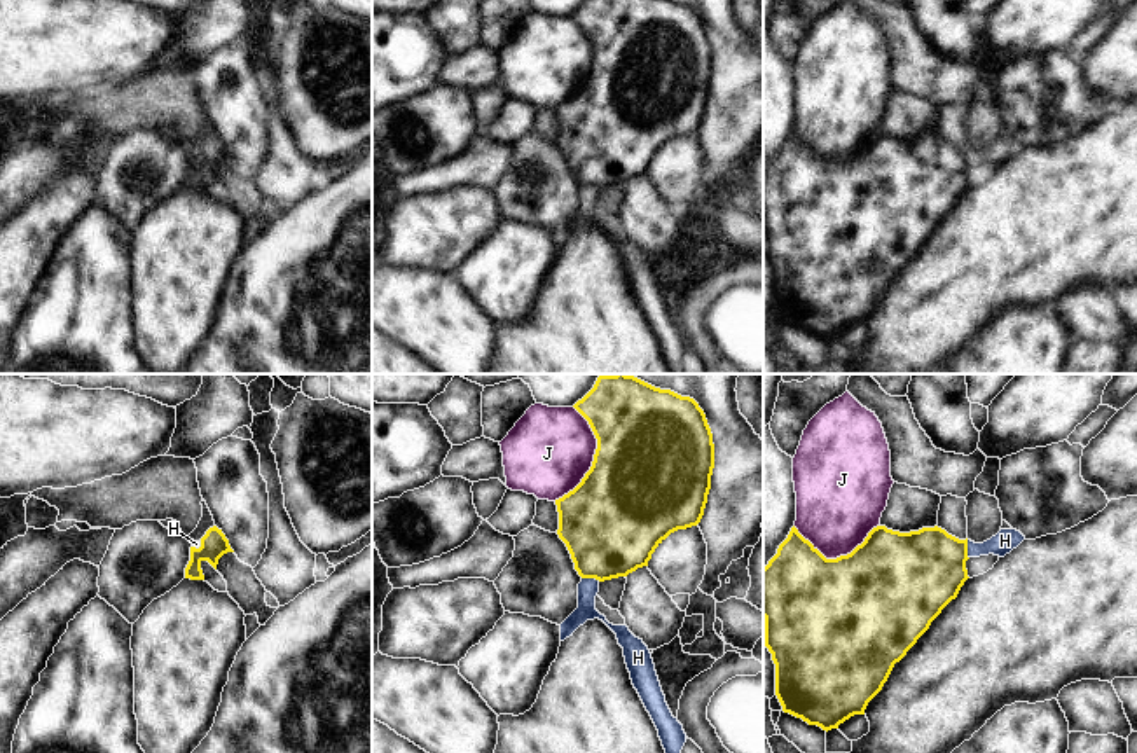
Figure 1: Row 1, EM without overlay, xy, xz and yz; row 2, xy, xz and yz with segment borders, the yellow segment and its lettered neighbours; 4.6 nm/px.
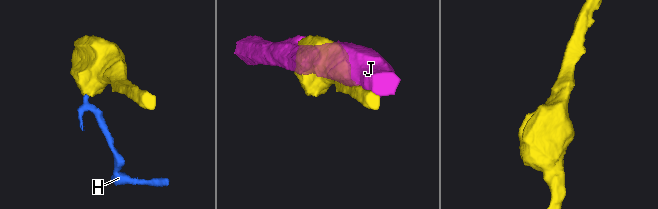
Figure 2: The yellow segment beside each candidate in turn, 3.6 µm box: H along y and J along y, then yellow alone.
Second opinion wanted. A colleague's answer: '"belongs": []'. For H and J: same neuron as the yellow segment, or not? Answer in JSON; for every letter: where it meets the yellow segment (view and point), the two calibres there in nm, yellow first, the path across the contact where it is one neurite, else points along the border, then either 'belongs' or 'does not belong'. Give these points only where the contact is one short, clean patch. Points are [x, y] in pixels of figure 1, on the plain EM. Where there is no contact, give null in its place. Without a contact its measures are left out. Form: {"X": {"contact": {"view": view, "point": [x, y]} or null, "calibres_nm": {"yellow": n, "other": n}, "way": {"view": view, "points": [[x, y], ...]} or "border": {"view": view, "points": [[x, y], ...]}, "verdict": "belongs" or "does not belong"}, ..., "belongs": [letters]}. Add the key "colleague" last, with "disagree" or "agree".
{"H": {"contact": {"view": "xz", "point": [591, 186]}, "calibres_nm": {"yellow": 440, "other": 100}, "border": {"view": "xz", "points": [[582, 186], [599, 189]]}, "verdict": "does not belong"}, "J": {"contact": {"view": "xz", "point": [594, 65]}, "calibres_nm": {"yellow": 500, "other": 400}, "verdict": "does not belong"}, "belongs": [], "colleague": "agree"}

